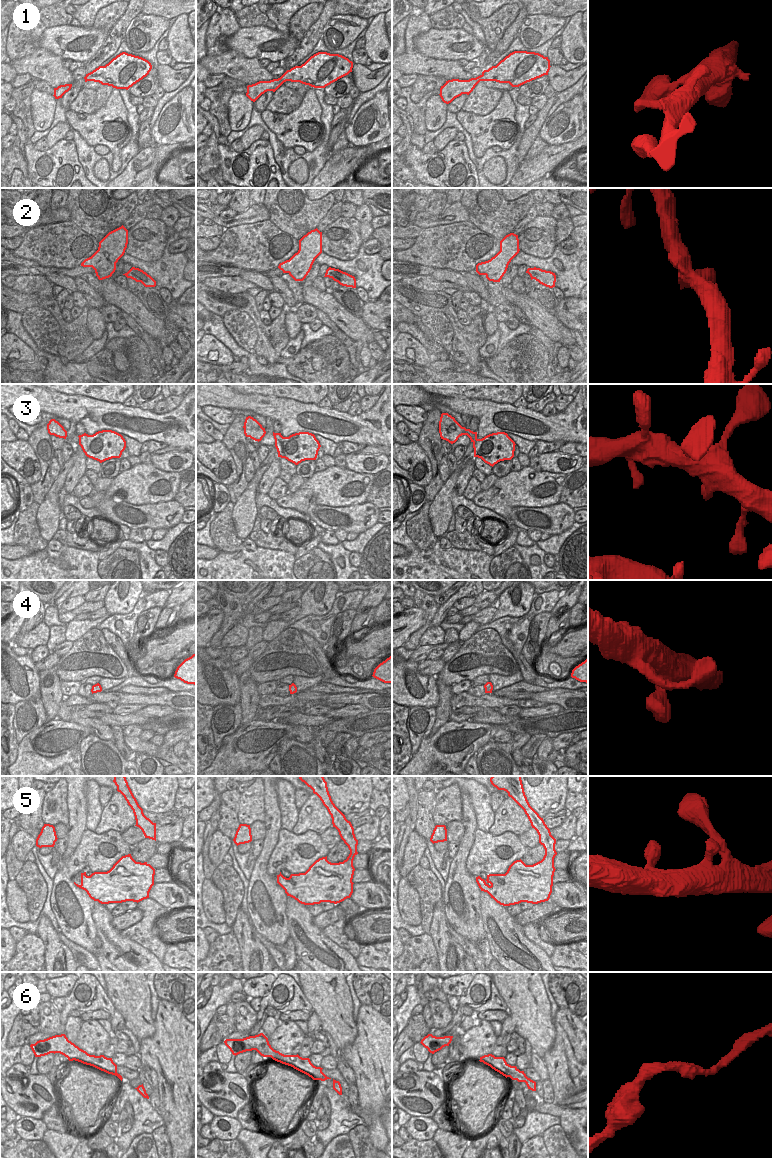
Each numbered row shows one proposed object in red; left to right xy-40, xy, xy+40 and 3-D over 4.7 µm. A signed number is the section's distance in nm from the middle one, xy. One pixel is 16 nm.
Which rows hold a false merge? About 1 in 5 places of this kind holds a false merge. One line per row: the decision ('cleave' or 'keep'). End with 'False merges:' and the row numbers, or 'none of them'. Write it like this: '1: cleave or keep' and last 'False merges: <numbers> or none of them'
1: keep
2: keep
3: keep
4: keep
5: keep
6: keep
False merges: none of them

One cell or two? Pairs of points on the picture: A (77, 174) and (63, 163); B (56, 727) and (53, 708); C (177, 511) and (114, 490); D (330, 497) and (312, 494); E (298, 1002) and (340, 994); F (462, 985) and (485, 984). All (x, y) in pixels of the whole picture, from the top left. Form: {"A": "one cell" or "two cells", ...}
{"A": "one cell", "B": "two cells", "C": "two cells", "D": "one cell", "E": "two cells", "F": "two cells"}

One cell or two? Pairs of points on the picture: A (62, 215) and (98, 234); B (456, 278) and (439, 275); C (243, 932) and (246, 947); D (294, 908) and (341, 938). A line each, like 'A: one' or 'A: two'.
A: two
B: one
C: one
D: two

